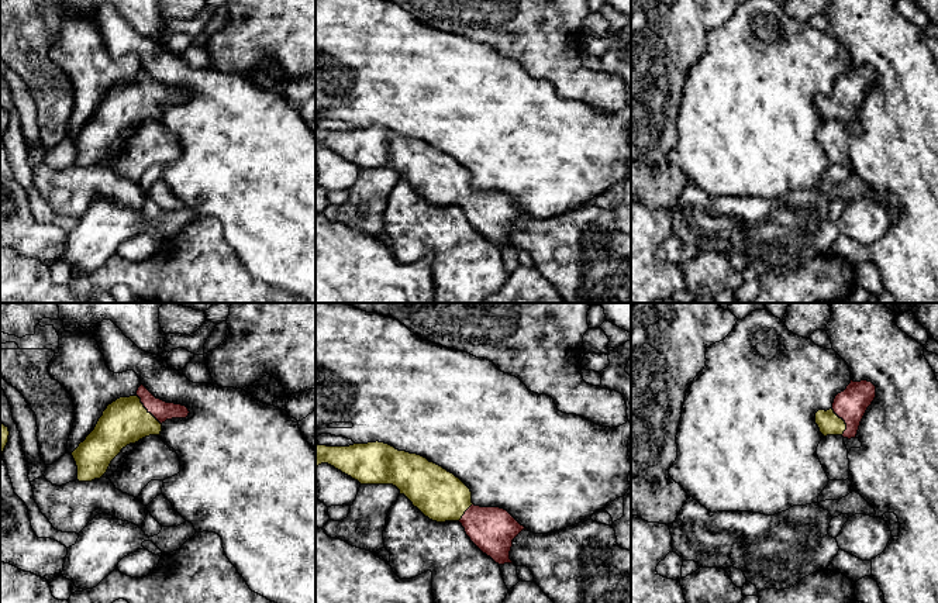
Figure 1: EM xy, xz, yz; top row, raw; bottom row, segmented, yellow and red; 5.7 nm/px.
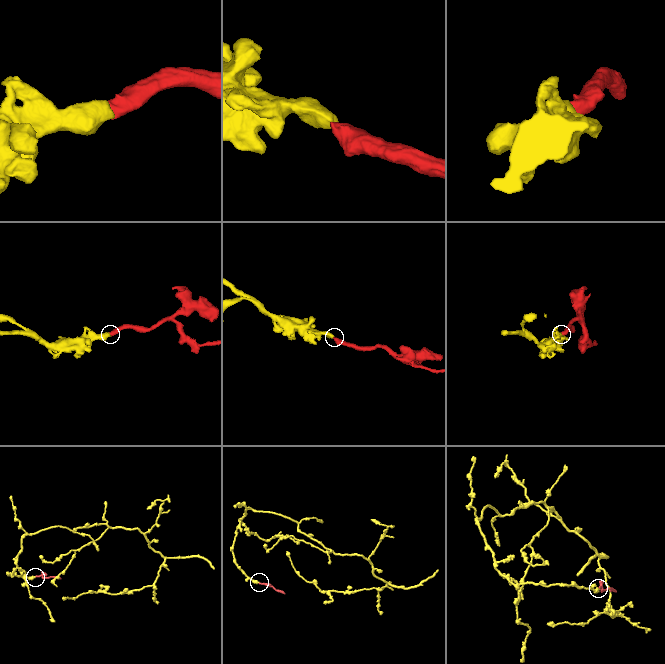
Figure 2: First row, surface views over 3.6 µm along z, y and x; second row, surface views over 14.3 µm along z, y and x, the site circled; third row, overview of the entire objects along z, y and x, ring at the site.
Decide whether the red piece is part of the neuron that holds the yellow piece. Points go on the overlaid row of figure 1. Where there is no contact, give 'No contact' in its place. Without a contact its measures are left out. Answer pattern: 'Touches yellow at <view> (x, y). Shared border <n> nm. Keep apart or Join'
Touches yellow at xy (147, 410). Shared border 220 nm. Join

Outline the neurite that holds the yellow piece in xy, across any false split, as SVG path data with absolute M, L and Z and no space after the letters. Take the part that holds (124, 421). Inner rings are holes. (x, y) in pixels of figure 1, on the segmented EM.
M144 385L135 396L117 399L107 406L94 430L72 452L77 480L103 478L123 448L145 437L161 435L166 420L186 418L189 413L186 406L156 399Z

